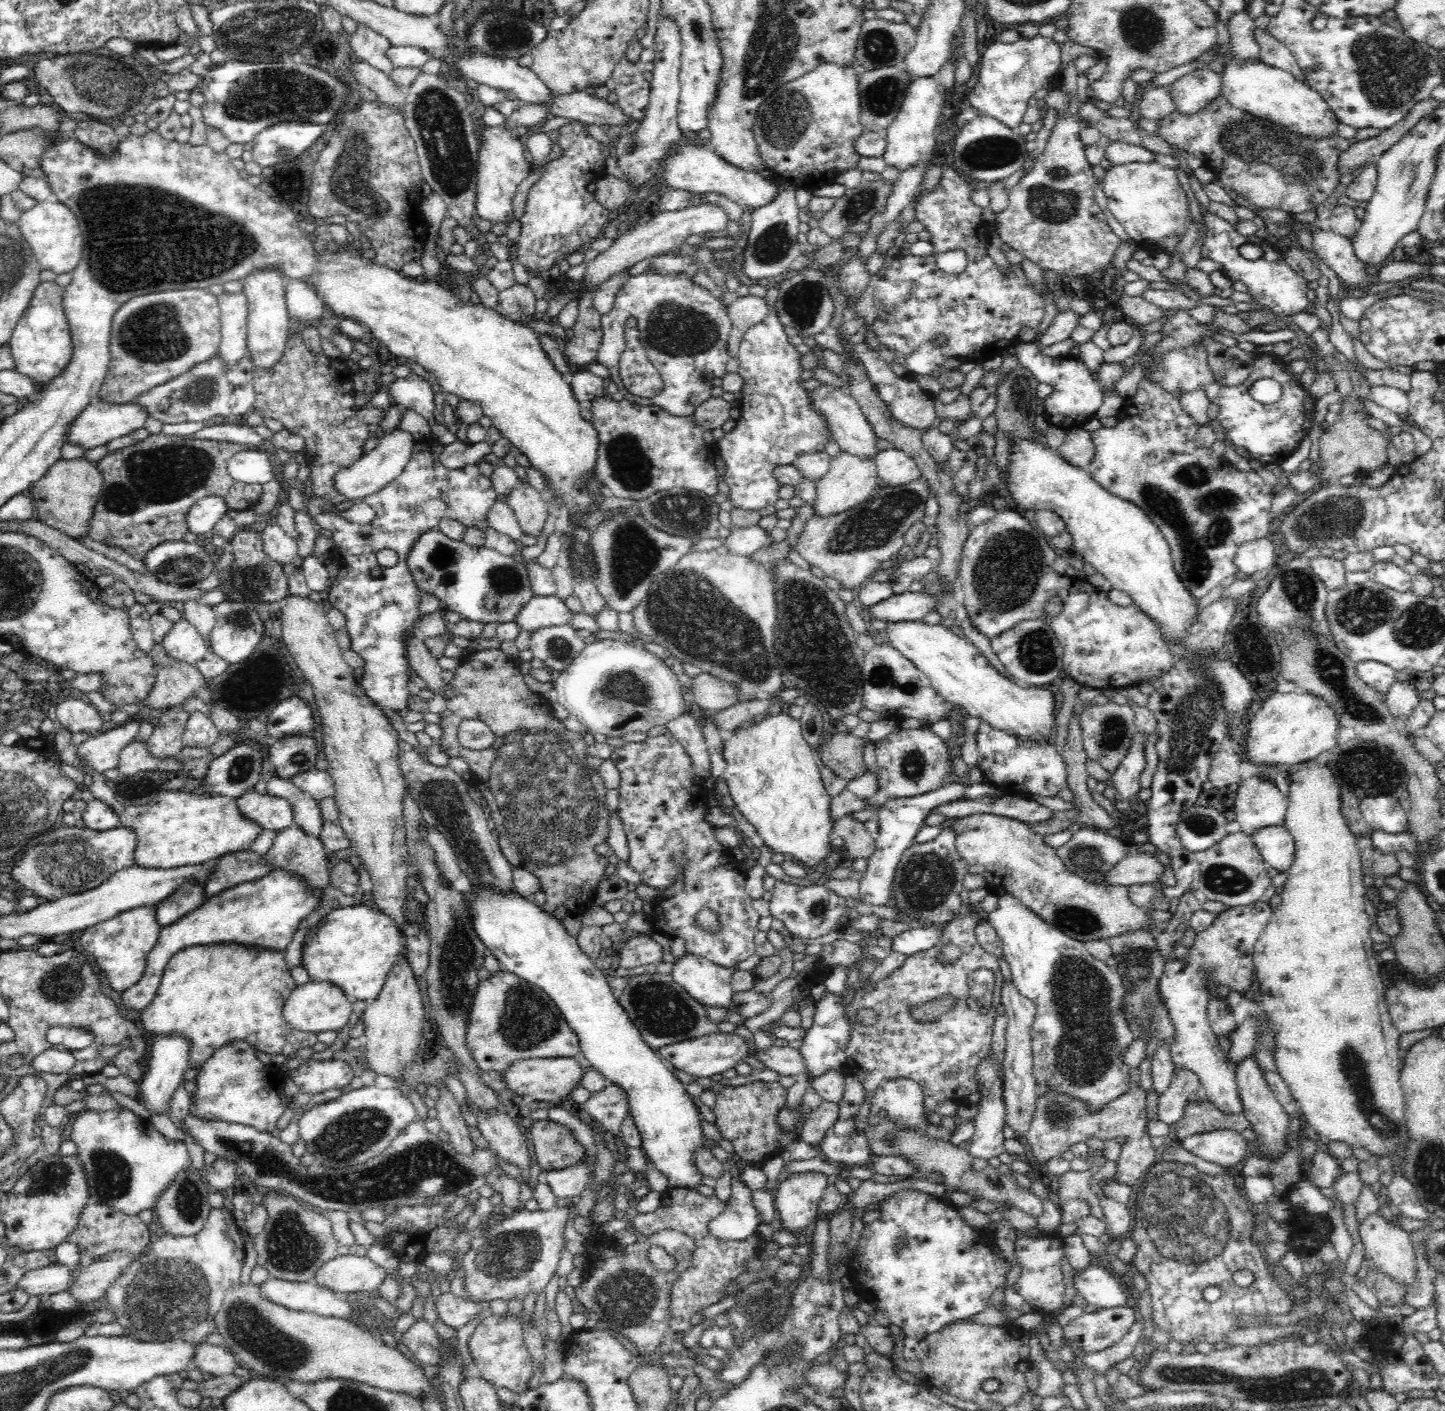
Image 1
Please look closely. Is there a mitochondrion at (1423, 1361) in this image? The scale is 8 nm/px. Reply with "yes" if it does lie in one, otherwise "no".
no

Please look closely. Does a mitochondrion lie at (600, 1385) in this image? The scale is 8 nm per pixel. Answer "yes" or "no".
no

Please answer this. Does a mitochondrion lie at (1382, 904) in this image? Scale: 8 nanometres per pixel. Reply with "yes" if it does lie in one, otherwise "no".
no

